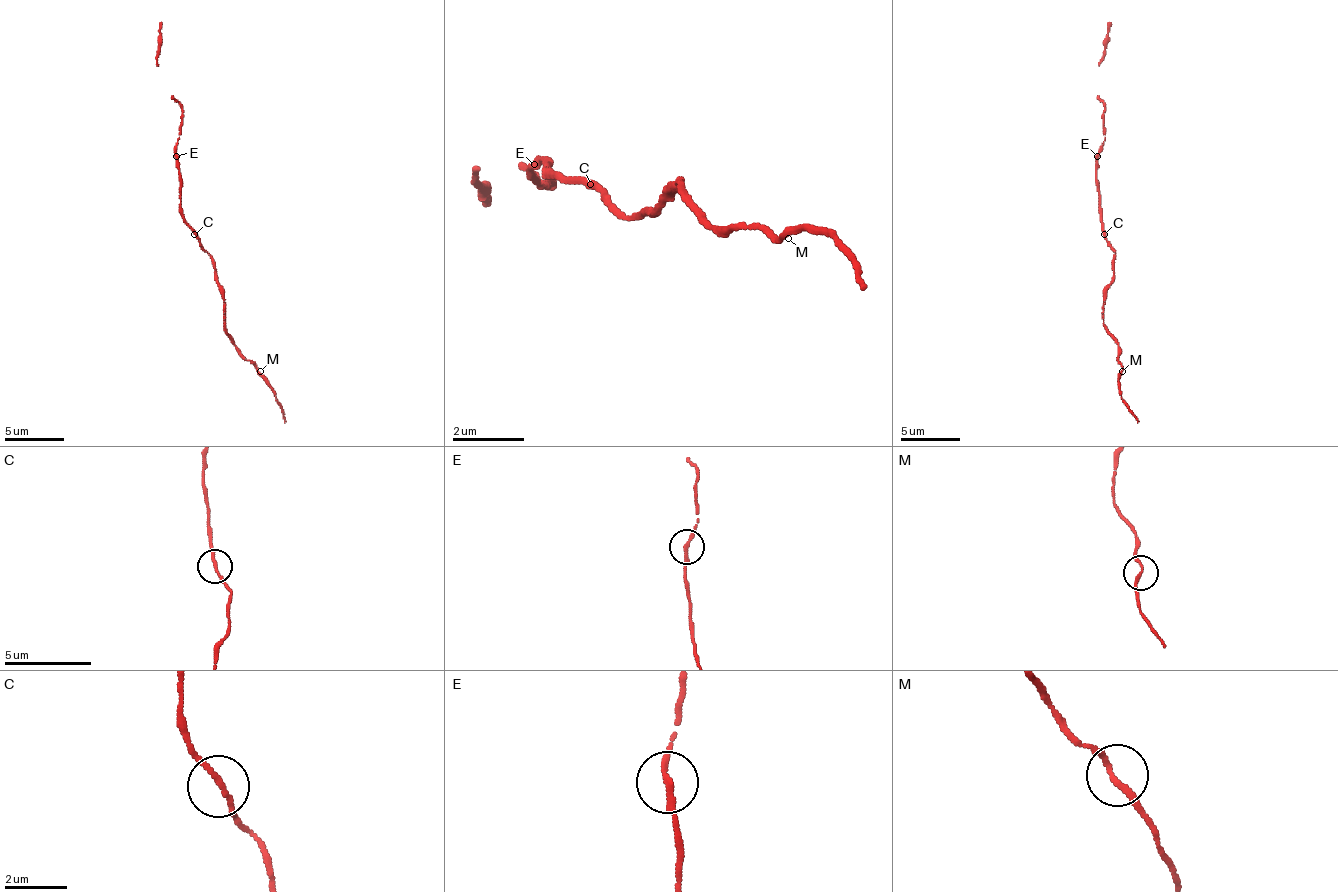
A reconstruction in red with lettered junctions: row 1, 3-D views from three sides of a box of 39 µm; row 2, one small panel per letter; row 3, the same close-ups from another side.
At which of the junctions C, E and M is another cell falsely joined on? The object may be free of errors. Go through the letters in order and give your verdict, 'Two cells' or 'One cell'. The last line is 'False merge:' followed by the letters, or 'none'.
C: One cell
E: One cell
M: One cell
False merge: none

